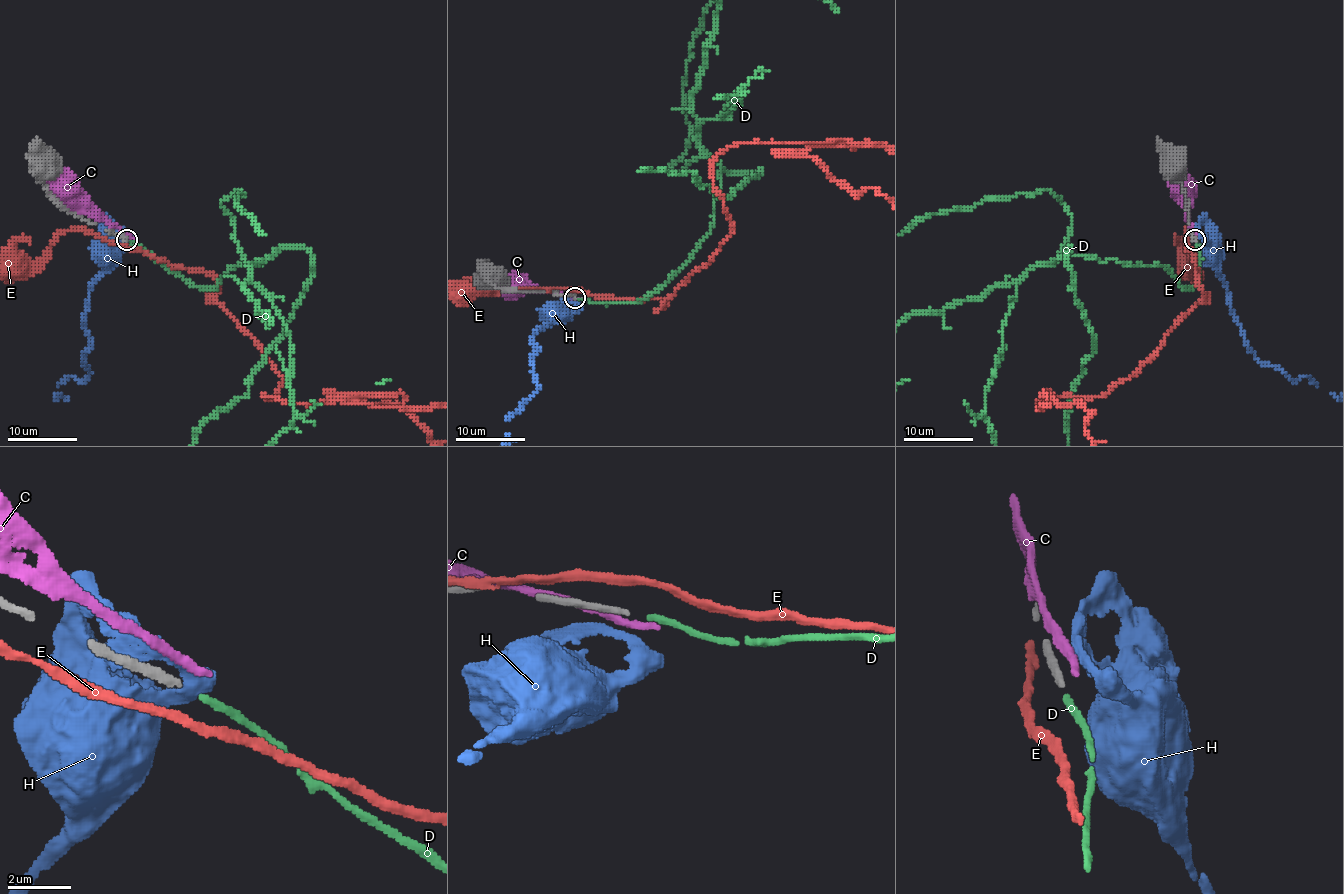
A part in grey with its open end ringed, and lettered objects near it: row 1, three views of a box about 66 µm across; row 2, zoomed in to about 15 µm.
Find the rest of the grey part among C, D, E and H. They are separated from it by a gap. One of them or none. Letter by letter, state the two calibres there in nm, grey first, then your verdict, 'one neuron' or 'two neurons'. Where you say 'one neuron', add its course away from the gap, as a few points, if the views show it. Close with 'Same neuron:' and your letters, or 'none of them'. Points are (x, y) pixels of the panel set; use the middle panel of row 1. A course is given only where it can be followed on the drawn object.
C: 200 nm thick on the grey side, 320 nm on the other; two neurons
D: 200 nm thick on the grey side, 220 nm on the other; one neuron
E: 200 nm thick on the grey side, 280 nm on the other; two neurons
H: 200 nm thick on the grey side, 340 nm on the other; two neurons
Same neuron: D

